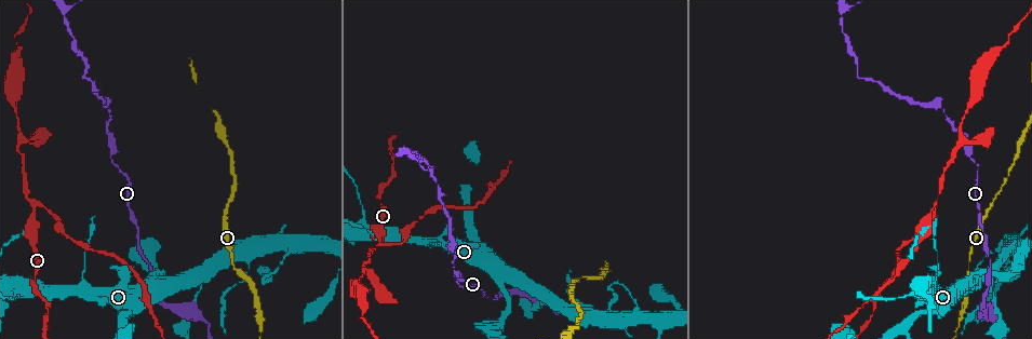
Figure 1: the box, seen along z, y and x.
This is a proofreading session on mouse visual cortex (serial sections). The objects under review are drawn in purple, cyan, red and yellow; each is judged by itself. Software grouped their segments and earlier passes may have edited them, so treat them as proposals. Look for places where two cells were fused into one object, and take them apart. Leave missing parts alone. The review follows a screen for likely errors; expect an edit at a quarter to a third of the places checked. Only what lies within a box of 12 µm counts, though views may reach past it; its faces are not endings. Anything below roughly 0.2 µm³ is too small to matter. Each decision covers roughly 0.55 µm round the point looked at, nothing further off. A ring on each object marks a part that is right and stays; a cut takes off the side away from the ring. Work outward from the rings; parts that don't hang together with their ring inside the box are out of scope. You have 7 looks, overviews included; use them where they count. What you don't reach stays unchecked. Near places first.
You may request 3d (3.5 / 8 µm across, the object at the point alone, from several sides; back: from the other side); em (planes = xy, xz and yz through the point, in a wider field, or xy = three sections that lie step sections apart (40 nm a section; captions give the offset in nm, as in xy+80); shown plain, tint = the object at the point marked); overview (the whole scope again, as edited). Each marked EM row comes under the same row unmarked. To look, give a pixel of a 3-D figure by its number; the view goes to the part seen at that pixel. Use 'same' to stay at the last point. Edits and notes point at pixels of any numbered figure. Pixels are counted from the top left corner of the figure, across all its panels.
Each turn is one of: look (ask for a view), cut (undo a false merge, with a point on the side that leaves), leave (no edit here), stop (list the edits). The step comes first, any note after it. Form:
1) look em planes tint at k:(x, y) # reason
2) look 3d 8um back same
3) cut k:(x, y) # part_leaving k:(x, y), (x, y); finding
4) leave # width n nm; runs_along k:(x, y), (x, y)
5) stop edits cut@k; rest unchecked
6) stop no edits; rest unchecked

look 3d 3.5um at 1:(432, 169) # abrupt turn

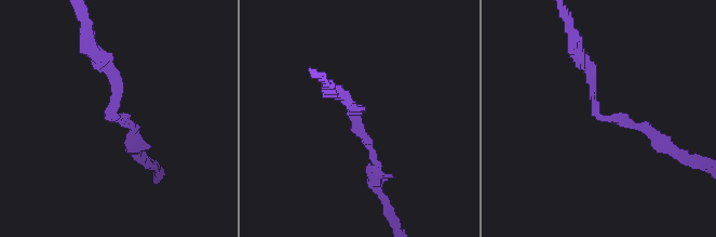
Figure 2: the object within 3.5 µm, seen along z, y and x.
look em xy step 2 tint at 2:(601, 117) # arm_widths 150, 150 nm

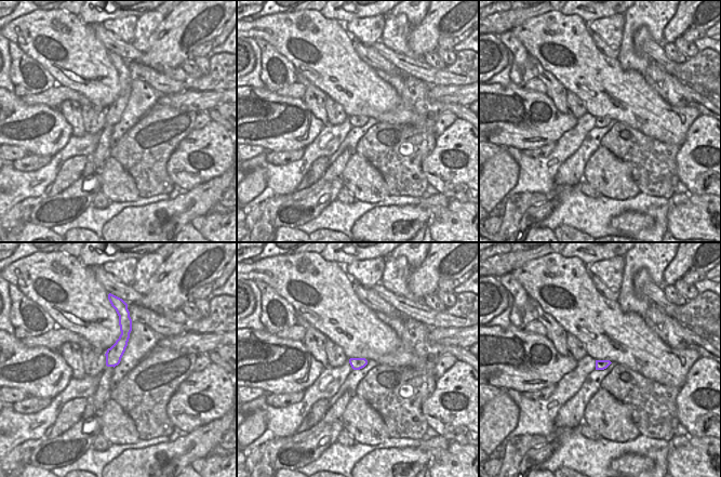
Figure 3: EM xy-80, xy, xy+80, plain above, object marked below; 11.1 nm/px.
look em planes tint same

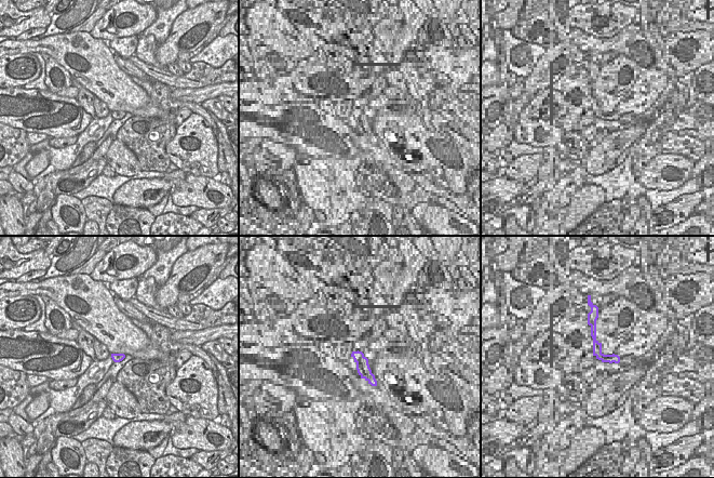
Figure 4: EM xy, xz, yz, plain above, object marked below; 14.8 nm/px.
leave # runs_along 2:(659, 141), (600, 118), (582, 57); one cell here

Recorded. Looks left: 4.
look 3d 8um at 1:(841, 16)

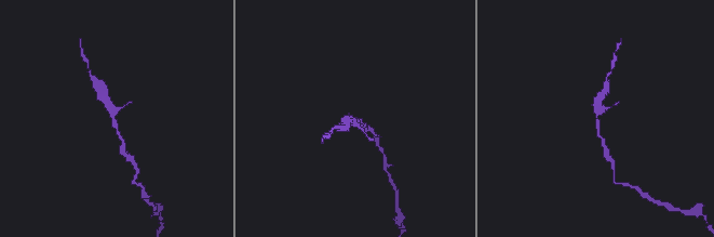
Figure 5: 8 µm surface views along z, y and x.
look 3d 3.5um at 5:(596, 116)

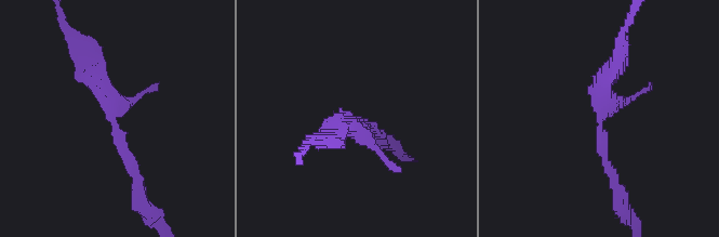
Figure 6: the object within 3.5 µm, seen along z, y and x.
look em planes tint at 6:(600, 125) # arms 3; arm_widths 150, 150, 250 nm; now the EM

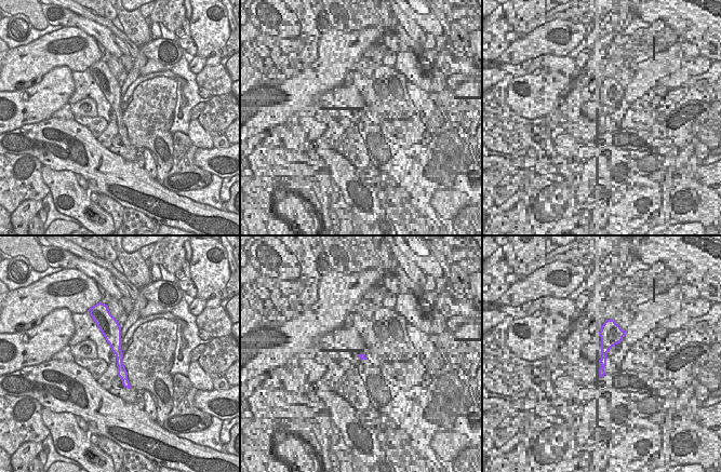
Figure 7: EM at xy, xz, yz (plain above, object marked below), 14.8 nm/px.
leave # runs_along 6:(136, 187), (109, 101), (79, 81); continuous, no second cell

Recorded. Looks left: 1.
stop no edits; rest unchecked

